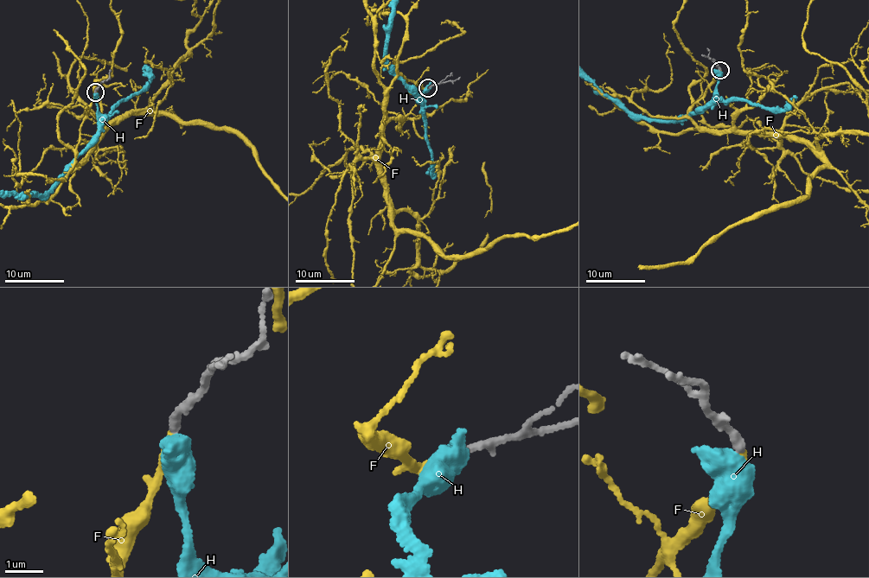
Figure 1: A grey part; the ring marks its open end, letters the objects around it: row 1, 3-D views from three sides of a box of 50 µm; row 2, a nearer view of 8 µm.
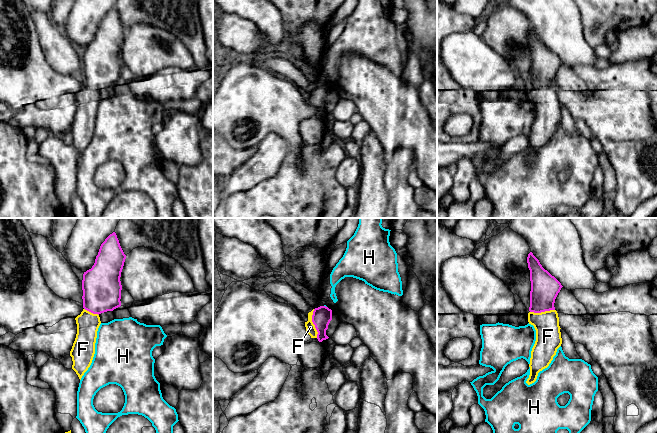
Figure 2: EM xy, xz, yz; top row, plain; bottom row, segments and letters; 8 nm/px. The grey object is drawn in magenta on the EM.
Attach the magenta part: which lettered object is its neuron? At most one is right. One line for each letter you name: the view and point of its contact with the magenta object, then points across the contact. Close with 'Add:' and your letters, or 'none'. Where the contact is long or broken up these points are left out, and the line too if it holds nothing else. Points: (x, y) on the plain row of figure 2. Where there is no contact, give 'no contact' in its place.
F: xz (313, 99) | across xz (321, 93), (313, 99), (310, 103)
Add: F

